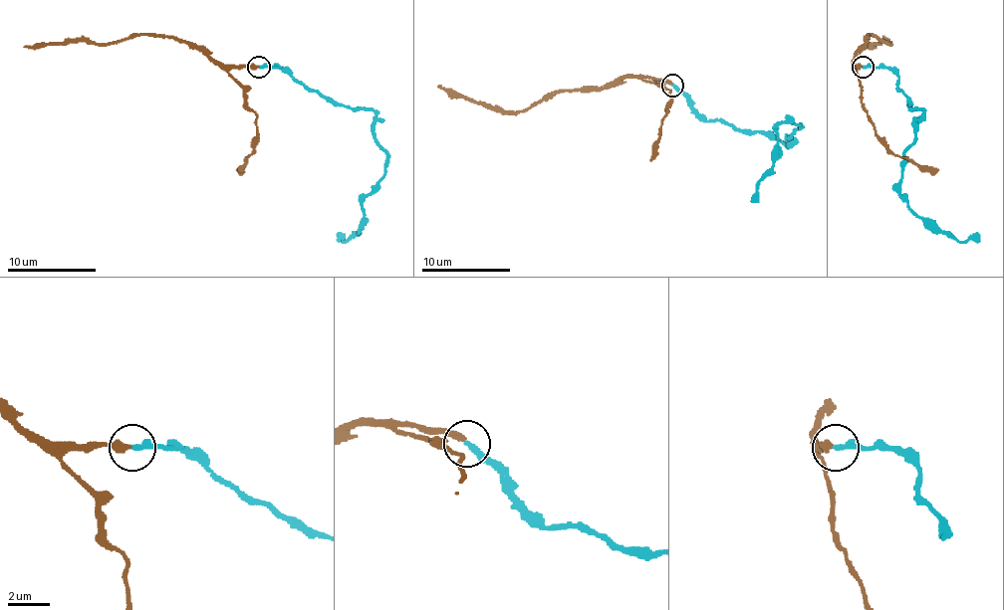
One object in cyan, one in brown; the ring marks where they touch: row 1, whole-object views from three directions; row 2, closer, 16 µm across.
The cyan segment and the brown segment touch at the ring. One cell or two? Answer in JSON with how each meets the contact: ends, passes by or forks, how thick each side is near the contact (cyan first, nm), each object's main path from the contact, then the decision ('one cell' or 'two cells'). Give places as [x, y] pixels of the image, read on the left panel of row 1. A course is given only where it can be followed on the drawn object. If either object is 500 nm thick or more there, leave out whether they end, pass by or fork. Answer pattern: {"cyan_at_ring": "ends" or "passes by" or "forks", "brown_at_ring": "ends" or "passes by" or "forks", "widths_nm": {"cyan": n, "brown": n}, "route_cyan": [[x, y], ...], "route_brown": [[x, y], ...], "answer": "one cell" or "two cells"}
{"cyan_at_ring": "ends", "brown_at_ring": "ends", "widths_nm": {"cyan": 280, "brown": 320}, "route_cyan": [[258, 66], [283, 66], [338, 103], [374, 112], [384, 177], [367, 195], [363, 224], [345, 242], [336, 233]], "route_brown": [[258, 66], [218, 64], [204, 51], [191, 49], [184, 42], [144, 35], [109, 44], [55, 42], [24, 46]], "answer": "one cell"}

